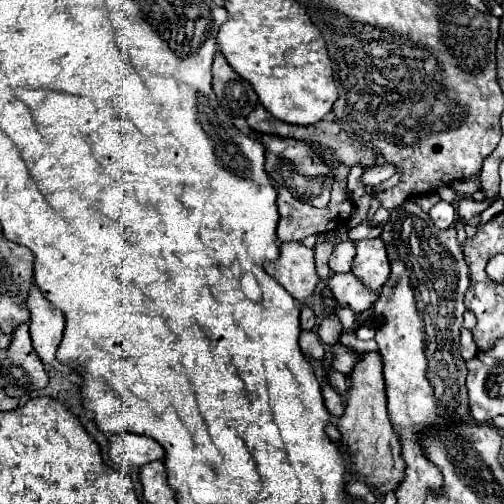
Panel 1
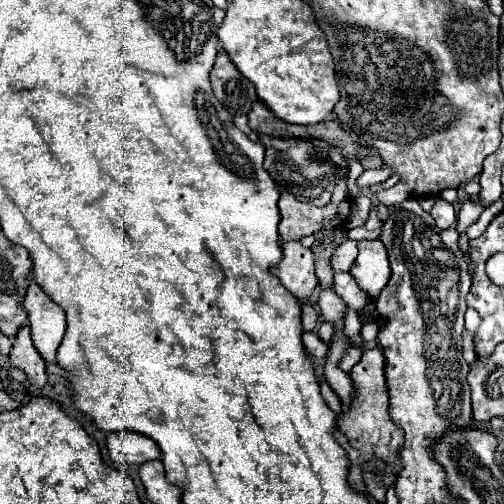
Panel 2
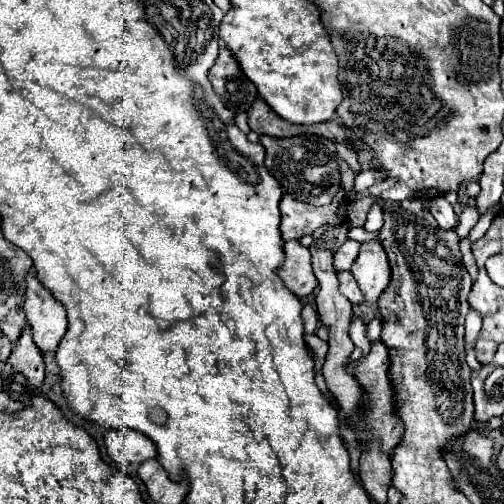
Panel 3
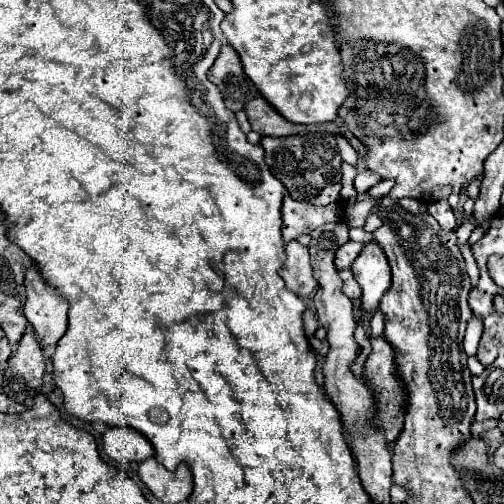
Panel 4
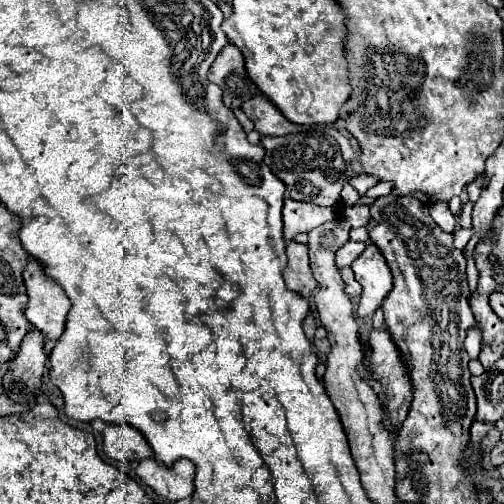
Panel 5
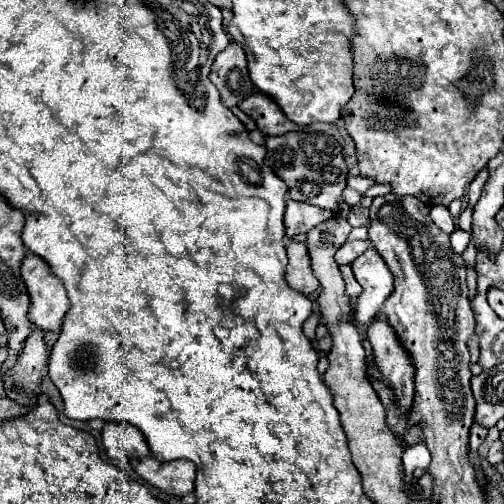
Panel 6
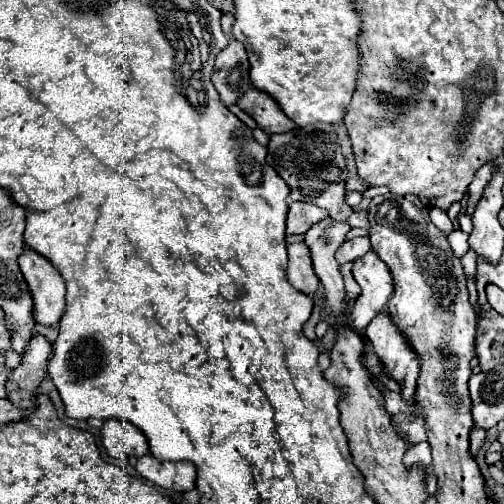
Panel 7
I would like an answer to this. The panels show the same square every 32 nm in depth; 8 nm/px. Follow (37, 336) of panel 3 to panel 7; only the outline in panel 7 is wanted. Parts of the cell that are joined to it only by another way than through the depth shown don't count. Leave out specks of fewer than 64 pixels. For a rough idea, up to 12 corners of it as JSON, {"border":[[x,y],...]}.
{"border":[[26,248],[20,268],[40,326],[58,326],[66,286],[56,268]]}

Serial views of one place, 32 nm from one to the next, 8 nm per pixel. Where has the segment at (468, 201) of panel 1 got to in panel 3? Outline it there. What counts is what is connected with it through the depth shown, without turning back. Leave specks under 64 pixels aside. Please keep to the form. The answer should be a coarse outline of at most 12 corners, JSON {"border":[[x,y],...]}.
{"border":[[464,206],[460,212],[456,234],[466,238],[478,222],[476,206]]}

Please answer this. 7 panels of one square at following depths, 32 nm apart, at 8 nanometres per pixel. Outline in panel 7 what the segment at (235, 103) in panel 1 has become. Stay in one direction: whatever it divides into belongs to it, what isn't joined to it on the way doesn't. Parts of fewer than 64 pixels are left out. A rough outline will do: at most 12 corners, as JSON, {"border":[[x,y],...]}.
{"border":[[238,40],[216,56],[212,84],[232,106],[252,88]]}

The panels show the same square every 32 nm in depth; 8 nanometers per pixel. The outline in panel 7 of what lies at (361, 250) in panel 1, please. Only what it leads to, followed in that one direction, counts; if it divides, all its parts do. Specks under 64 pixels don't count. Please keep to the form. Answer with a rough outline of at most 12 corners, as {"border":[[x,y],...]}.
{"border":[[374,250],[352,272],[362,292],[340,324],[366,330],[392,296],[392,274]]}

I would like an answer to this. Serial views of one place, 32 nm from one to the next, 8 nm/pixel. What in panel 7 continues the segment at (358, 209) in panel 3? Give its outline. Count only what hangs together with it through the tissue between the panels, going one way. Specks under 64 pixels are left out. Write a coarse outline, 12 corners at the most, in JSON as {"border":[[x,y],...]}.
{"border":[[360,208],[348,218],[350,226],[368,228],[368,212]]}

